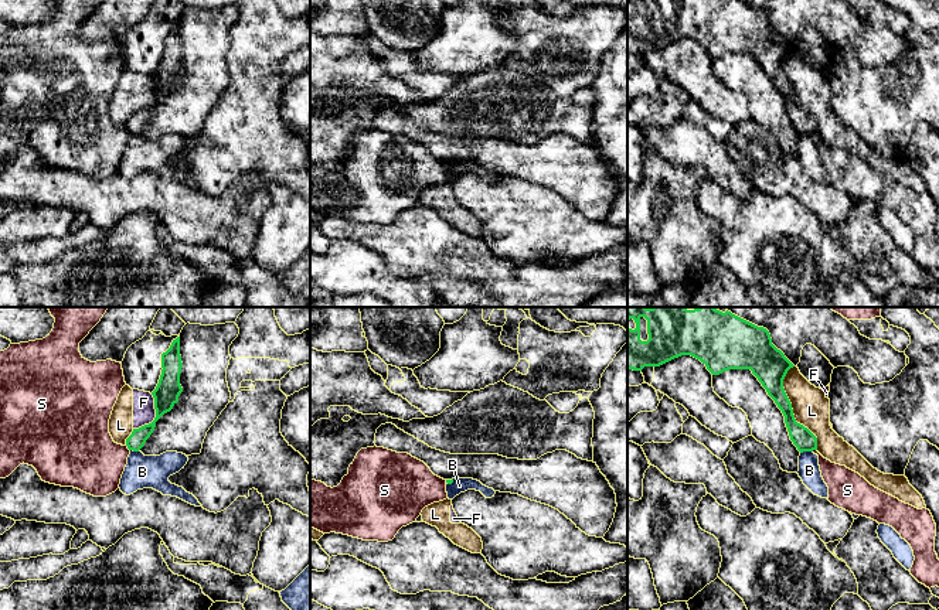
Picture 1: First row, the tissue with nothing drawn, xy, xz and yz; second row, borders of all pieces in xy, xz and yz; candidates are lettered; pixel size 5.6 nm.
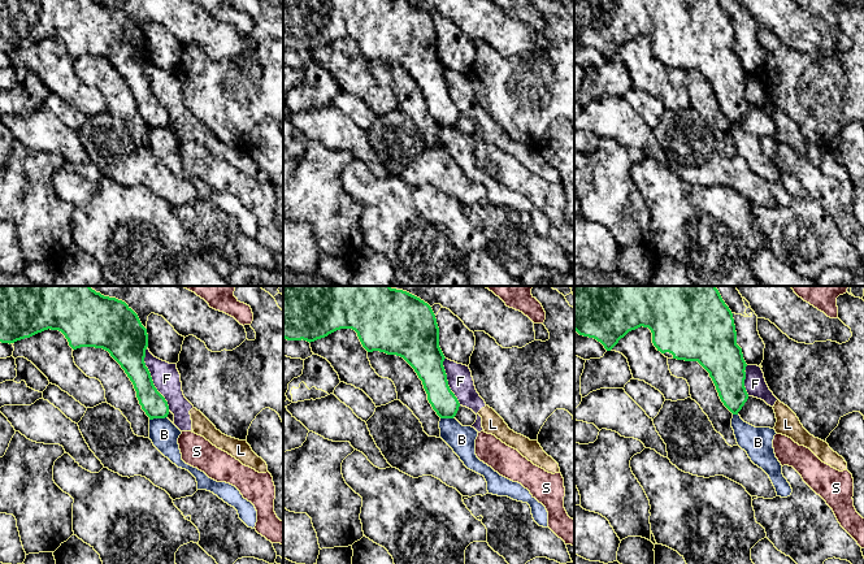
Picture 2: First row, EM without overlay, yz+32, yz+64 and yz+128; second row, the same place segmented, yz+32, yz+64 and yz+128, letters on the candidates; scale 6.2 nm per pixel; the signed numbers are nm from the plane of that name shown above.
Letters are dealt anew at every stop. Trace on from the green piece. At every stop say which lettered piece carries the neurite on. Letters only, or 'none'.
none

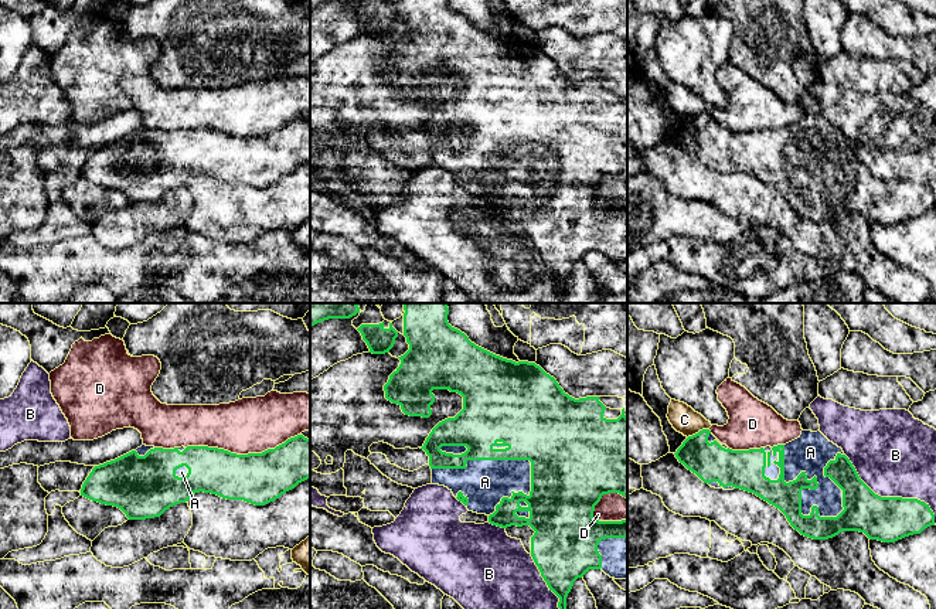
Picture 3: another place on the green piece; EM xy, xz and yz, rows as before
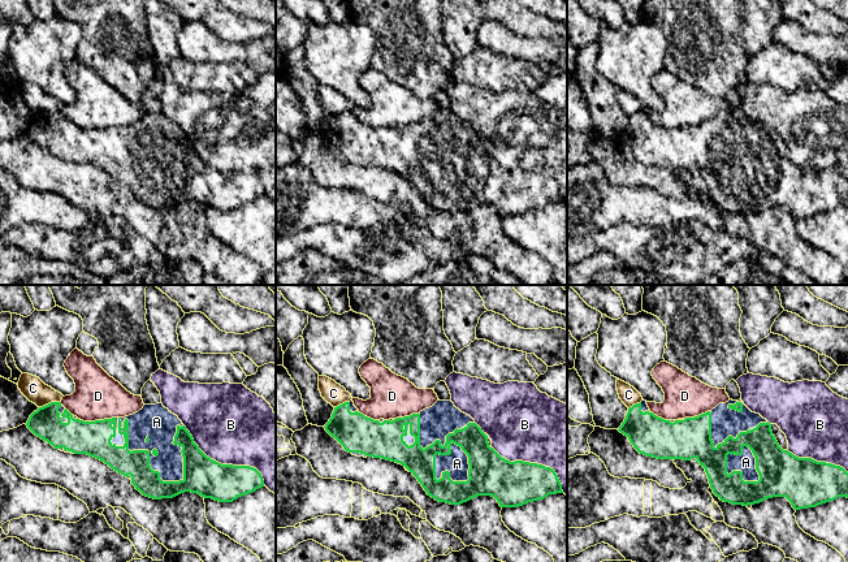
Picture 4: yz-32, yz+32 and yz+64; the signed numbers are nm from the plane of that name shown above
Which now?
A

